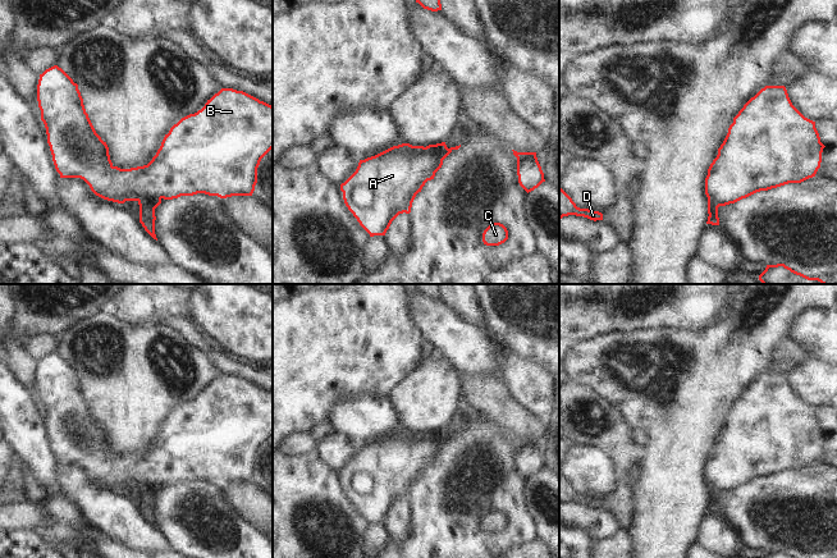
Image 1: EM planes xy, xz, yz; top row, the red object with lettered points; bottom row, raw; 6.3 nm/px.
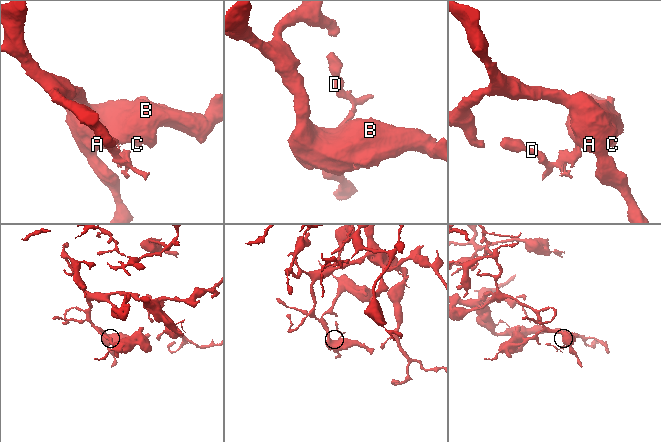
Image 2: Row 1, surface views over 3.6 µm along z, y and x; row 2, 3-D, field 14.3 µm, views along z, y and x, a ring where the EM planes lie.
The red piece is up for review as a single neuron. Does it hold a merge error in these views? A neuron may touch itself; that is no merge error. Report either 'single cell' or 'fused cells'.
fused cells

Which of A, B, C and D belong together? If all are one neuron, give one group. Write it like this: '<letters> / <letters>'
A B C / D

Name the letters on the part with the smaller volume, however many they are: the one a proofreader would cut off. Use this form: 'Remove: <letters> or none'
Remove: D

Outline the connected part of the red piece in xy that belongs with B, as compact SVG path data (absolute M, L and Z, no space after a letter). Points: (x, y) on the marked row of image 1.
M58 65L40 74L37 101L41 110L41 120L46 128L52 161L60 178L81 178L96 196L118 203L138 201L140 198L173 200L197 193L220 198L252 196L257 183L260 161L273 148L273 106L233 88L221 88L207 100L201 110L182 118L165 134L152 160L147 165L131 169L120 169L113 165L106 142L96 133L86 113L78 84Z

